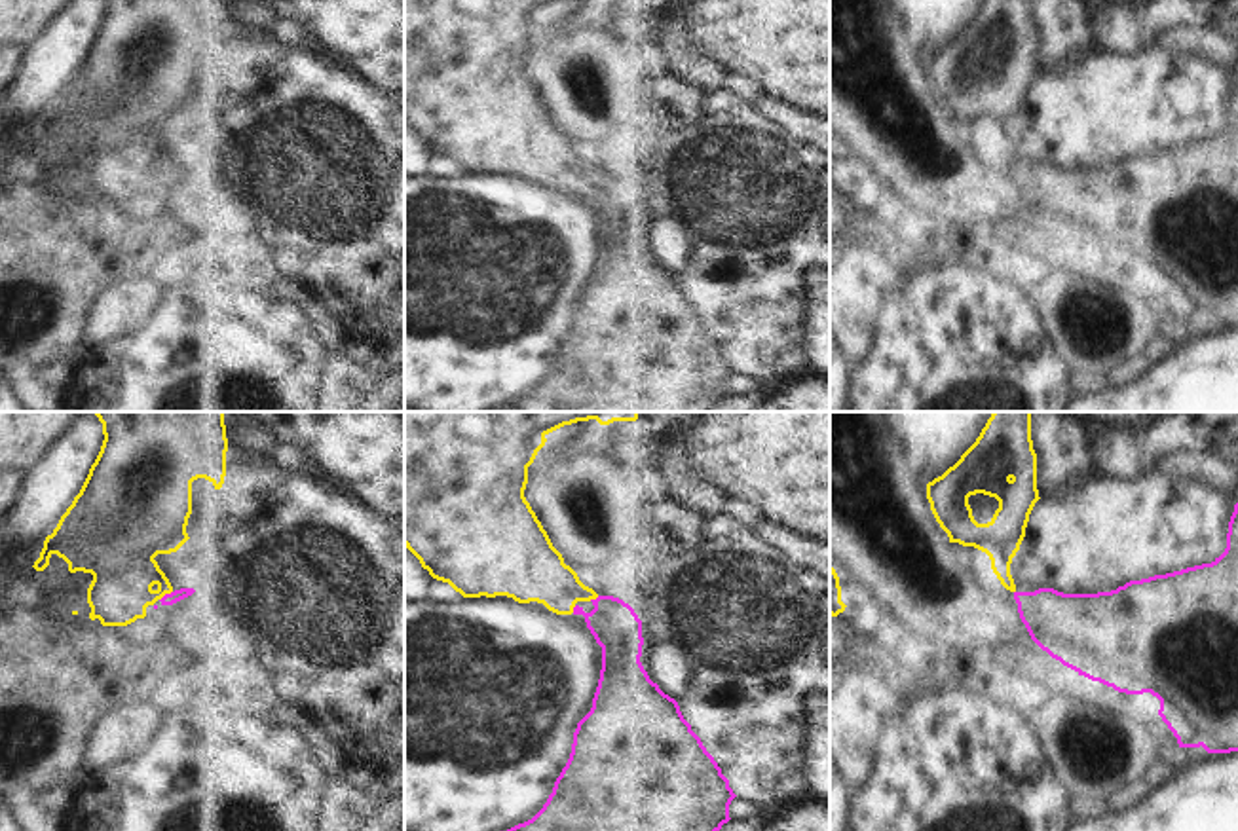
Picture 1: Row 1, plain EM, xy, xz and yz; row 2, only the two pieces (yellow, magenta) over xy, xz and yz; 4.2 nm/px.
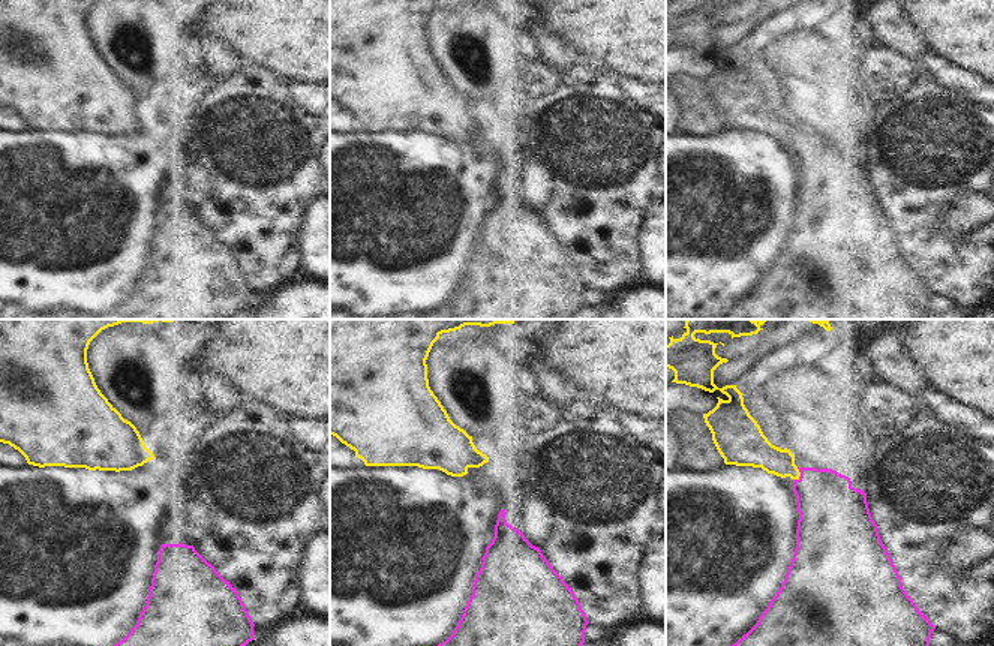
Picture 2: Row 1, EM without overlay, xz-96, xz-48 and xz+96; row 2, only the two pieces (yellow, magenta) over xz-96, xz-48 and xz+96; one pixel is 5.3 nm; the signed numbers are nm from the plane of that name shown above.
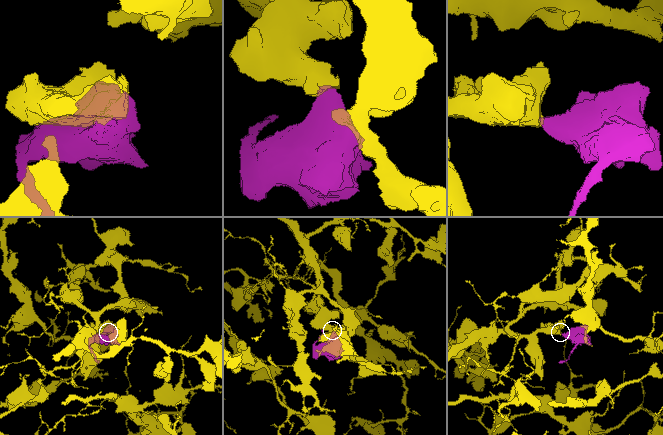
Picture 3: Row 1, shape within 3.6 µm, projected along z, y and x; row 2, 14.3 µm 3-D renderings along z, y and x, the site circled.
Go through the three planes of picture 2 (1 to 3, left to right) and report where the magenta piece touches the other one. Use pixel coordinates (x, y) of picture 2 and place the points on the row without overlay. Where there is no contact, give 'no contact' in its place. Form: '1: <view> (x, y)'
1: no contact
2: no contact
3: xz+96 (799, 138)

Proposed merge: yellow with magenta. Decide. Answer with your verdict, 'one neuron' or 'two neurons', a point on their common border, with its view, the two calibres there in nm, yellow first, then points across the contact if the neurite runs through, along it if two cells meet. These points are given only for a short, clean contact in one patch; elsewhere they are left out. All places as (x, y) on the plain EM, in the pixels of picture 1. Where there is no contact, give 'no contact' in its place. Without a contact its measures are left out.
one neuron | xy (166, 167) | 280/50 nm | across xy (120, 129), (166, 167), (175, 171)

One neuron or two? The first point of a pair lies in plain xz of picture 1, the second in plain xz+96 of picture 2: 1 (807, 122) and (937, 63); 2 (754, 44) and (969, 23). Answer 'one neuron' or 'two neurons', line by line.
1: one neuron
2: one neuron

